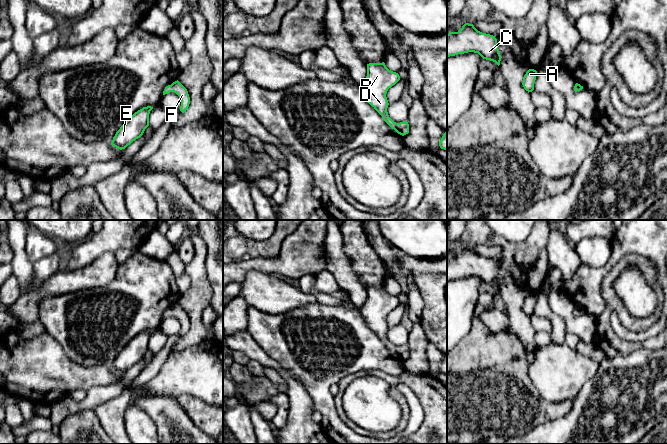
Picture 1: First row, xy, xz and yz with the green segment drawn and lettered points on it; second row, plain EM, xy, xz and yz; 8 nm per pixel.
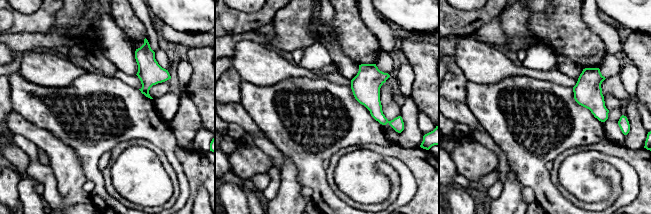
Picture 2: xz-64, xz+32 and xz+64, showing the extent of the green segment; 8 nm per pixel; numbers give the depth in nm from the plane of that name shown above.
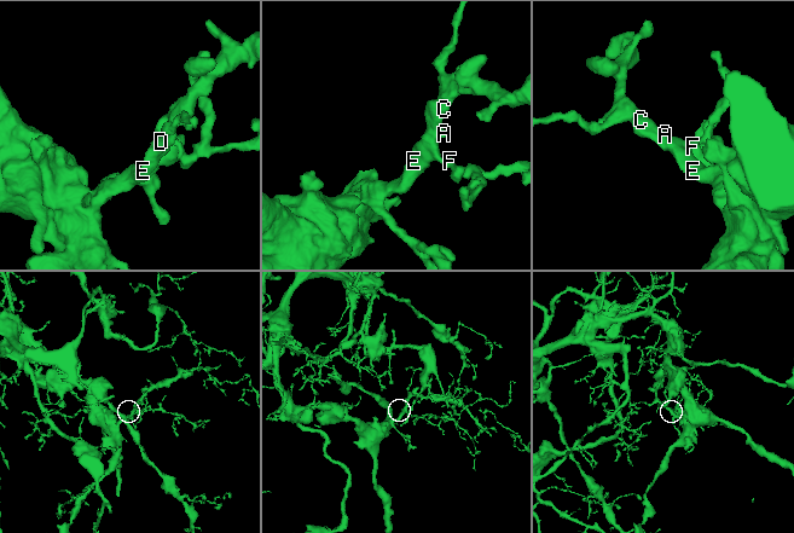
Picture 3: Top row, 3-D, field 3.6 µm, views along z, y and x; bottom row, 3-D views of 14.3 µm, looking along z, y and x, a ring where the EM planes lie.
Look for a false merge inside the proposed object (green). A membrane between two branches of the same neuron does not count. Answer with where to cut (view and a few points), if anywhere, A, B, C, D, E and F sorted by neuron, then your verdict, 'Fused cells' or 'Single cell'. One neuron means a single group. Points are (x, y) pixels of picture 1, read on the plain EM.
No split. Groups: A B C D E F. Single cell

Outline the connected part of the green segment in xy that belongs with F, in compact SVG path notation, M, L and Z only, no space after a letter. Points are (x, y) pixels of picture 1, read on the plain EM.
M177 304L171 309L165 311L163 319L168 318L170 316L174 316L179 320L181 324L180 335L184 337L188 333L190 328L190 321L187 313Z

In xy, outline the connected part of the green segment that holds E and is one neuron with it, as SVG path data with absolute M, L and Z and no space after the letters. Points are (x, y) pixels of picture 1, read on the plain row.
M151 330L143 331L135 336L116 356L111 369L122 374L140 362L149 350Z

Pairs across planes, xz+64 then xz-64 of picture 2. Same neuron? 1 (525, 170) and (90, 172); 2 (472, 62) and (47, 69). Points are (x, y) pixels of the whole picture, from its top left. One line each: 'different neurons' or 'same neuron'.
1: same neuron
2: same neuron

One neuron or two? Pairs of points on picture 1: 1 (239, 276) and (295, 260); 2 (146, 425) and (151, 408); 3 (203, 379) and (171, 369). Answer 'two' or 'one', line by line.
1: one
2: two
3: one

